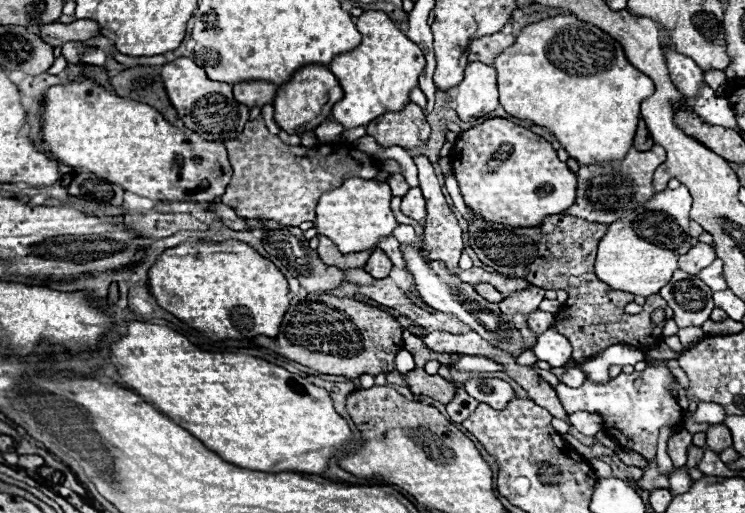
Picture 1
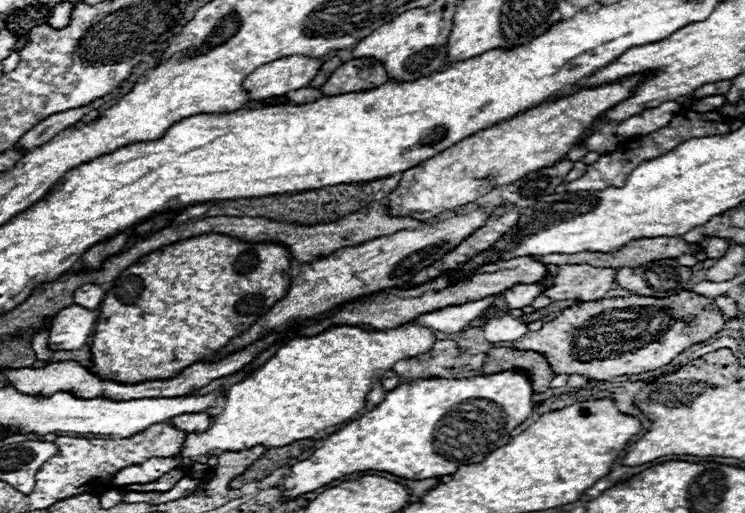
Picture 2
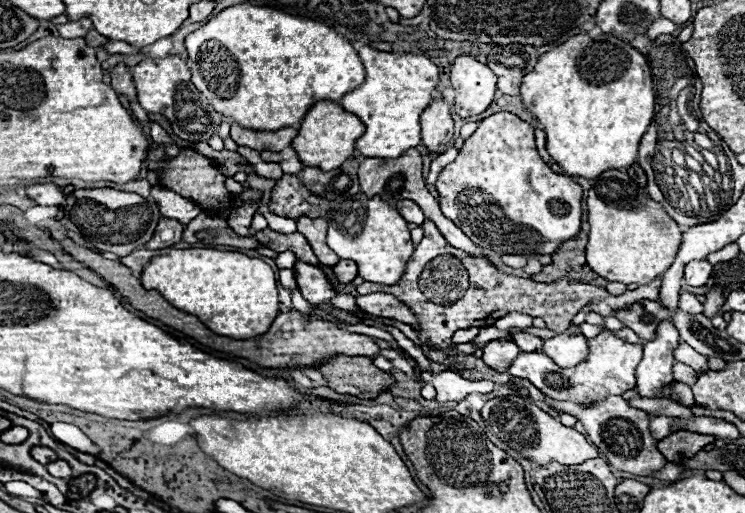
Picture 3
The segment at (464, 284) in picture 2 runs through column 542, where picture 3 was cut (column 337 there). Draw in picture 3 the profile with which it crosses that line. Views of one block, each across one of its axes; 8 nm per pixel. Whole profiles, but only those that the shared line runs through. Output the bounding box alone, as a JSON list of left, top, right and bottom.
[334,260,358,282]

